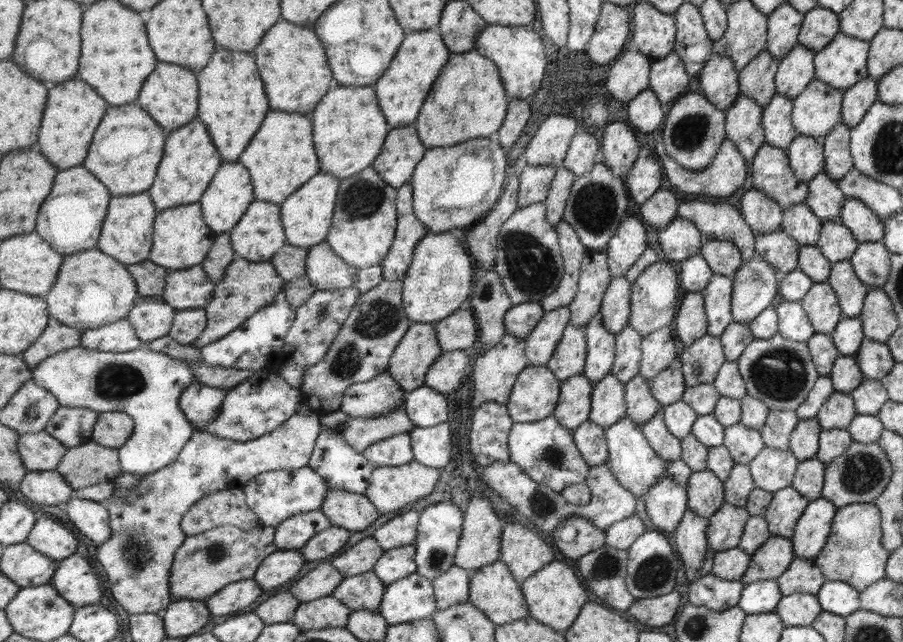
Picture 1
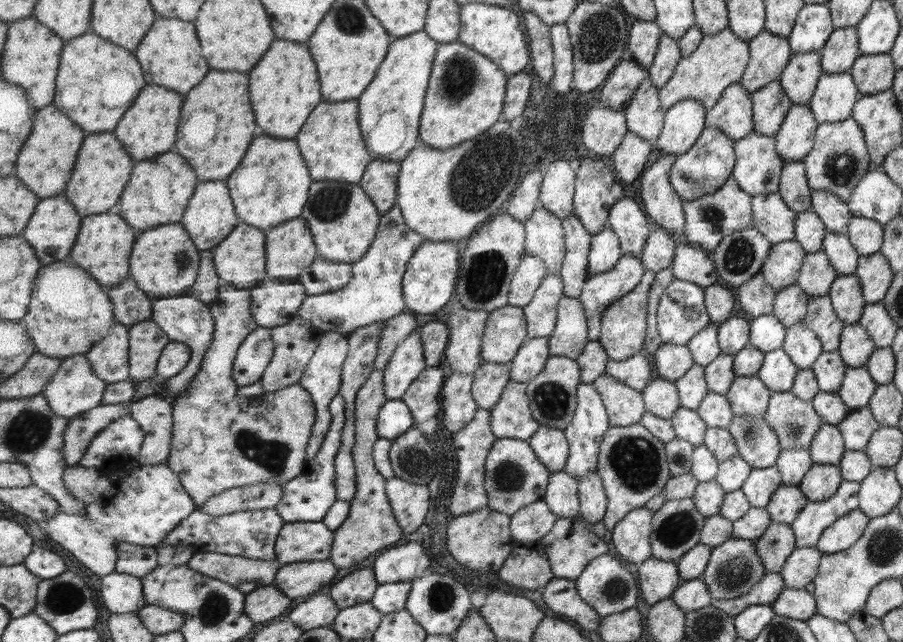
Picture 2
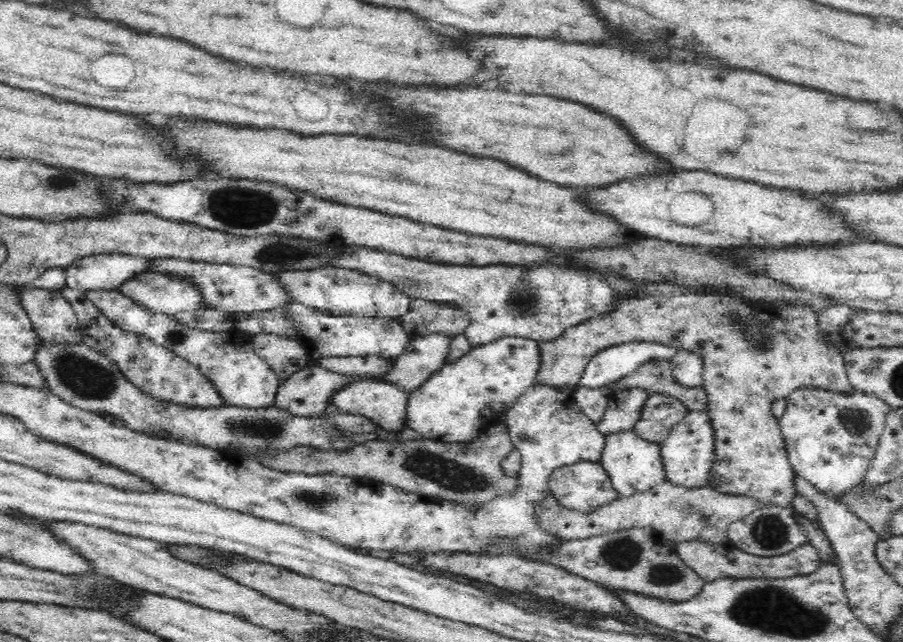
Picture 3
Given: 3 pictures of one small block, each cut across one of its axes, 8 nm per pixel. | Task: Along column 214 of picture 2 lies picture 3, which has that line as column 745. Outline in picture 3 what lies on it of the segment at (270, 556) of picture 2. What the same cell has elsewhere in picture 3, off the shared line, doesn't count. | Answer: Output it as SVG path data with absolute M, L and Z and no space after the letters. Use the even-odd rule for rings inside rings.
M769 505L758 507L750 515L734 522L728 529L729 543L747 554L774 557L790 553L805 545L812 530L804 528L797 522L790 508Z

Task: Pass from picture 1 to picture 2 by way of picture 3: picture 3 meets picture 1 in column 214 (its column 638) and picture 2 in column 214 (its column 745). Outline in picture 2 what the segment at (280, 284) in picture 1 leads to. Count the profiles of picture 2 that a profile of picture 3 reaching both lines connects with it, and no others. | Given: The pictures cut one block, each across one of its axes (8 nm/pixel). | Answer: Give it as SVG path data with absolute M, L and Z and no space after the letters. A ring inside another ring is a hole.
M229 286L228 289L223 290L217 295L217 298L214 301L211 301L209 305L212 307L212 313L214 318L216 319L216 333L214 334L213 344L209 347L207 354L205 355L205 360L203 361L203 365L201 365L201 371L191 379L189 385L187 385L187 389L175 399L173 402L173 416L174 416L174 433L172 436L172 447L171 454L169 455L168 465L173 469L173 471L177 471L177 474L180 476L181 483L184 484L184 488L188 491L188 494L192 496L193 501L196 502L196 506L200 508L205 505L205 502L209 501L209 498L216 497L219 494L225 493L230 489L237 489L241 486L249 486L255 483L273 483L278 484L284 488L285 484L289 483L293 478L296 478L301 474L308 464L307 460L307 450L309 446L309 442L312 437L313 427L316 421L316 406L312 399L312 394L309 394L308 390L303 388L303 385L300 383L288 386L285 388L285 429L281 428L281 424L275 420L269 420L269 418L265 418L265 414L263 414L263 418L257 418L257 412L253 412L251 410L251 401L253 397L248 397L245 395L241 395L239 393L238 384L236 383L236 379L233 378L233 368L236 361L236 356L239 352L241 344L243 341L258 327L257 321L252 313L252 290L240 290L237 287Z

